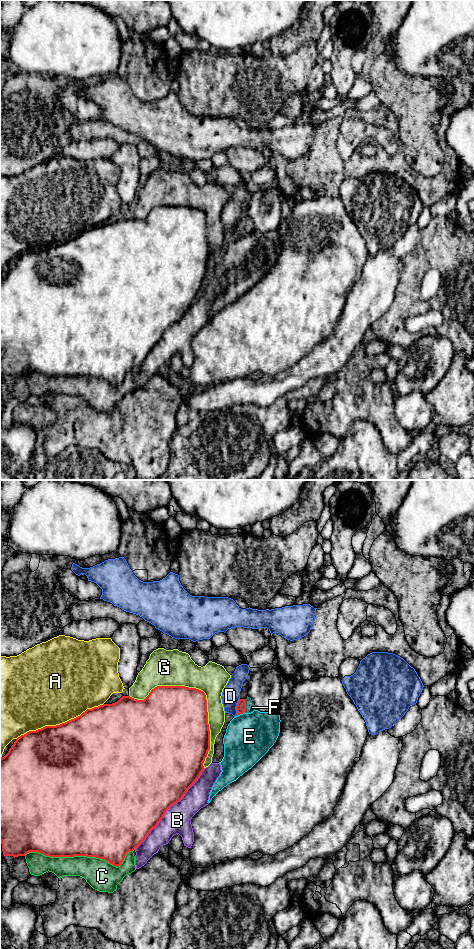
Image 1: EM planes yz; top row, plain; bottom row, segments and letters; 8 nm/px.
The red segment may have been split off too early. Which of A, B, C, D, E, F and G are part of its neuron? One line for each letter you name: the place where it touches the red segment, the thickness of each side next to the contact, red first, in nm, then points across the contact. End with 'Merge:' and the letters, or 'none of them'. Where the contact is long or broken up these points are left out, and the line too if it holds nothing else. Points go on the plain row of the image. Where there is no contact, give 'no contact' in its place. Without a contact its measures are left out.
F: contact yz (245, 225); calibres 80 and 80 nm; way yz (241, 226), (245, 225), (250, 227)
Merge: F

